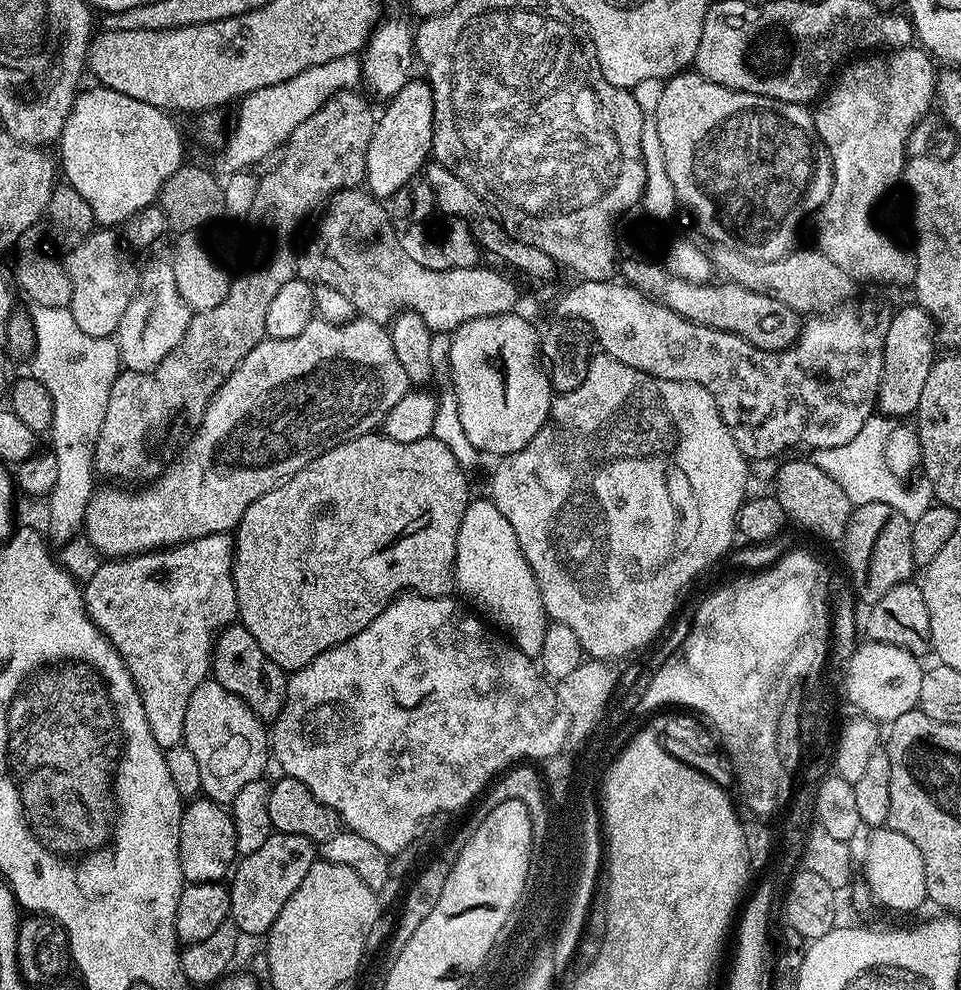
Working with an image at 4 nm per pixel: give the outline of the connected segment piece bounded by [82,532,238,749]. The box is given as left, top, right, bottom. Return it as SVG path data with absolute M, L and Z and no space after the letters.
M219 532L218 534L203 536L202 538L187 540L185 544L178 544L171 548L155 552L142 552L139 556L112 558L107 562L101 563L99 568L94 570L92 577L83 585L84 609L88 611L88 616L95 622L96 628L101 634L114 645L116 653L124 659L124 665L128 667L128 672L136 683L136 689L140 692L140 701L144 707L146 722L150 726L150 734L154 734L154 742L158 742L158 746L162 749L172 748L183 741L186 706L190 706L190 694L194 694L194 690L198 690L198 686L203 680L209 679L212 667L212 645L216 643L216 638L219 636L220 631L237 619L236 591L232 581L233 547L233 537L227 532Z

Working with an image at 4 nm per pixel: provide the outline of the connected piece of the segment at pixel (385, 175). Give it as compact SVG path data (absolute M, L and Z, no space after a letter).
M411 78L402 86L391 99L387 101L388 109L379 113L376 129L372 131L370 144L364 158L364 170L362 173L363 183L368 183L368 188L373 192L373 197L392 198L397 191L403 189L409 183L408 179L425 165L432 151L432 118L434 116L434 100L432 98L432 87L428 85L427 79Z

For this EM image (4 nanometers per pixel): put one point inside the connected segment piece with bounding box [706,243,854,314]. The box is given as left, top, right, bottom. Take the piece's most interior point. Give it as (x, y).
(804, 278)

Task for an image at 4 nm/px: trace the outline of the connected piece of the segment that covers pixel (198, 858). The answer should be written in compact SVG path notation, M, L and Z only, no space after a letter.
M197 798L191 801L180 814L180 865L185 881L189 884L223 881L233 871L237 860L231 811L215 800Z

